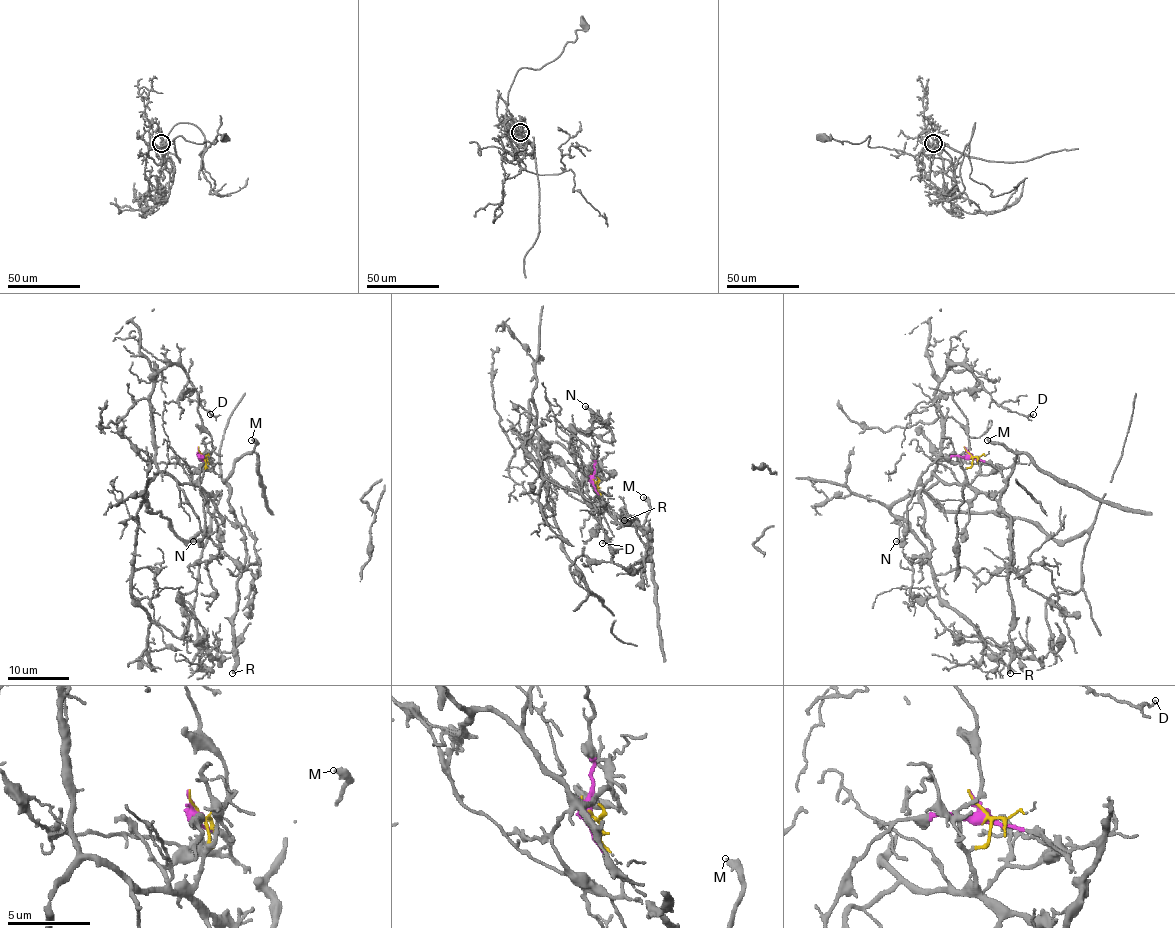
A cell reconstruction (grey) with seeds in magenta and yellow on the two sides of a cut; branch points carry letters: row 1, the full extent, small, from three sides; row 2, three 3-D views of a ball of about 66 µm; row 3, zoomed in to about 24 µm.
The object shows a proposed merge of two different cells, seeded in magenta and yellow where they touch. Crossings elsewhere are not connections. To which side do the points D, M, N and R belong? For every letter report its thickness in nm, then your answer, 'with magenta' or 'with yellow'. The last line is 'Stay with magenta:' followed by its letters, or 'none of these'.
D: calibre 140 nm; with yellow
M: calibre 340 nm; with magenta
N: calibre 260 nm; with magenta
R: calibre 400 nm; with magenta
Stay with magenta: M, N, R

